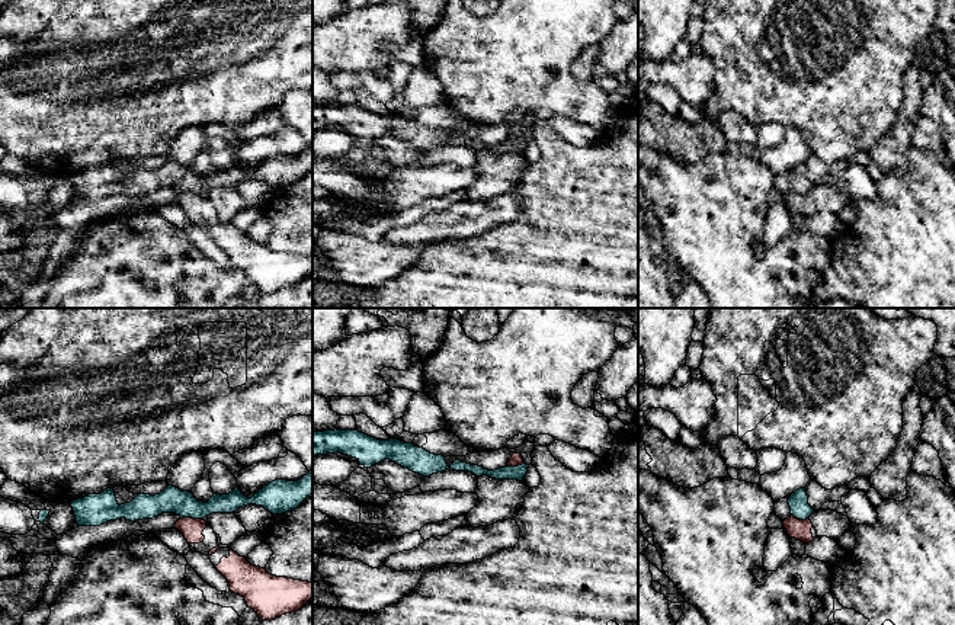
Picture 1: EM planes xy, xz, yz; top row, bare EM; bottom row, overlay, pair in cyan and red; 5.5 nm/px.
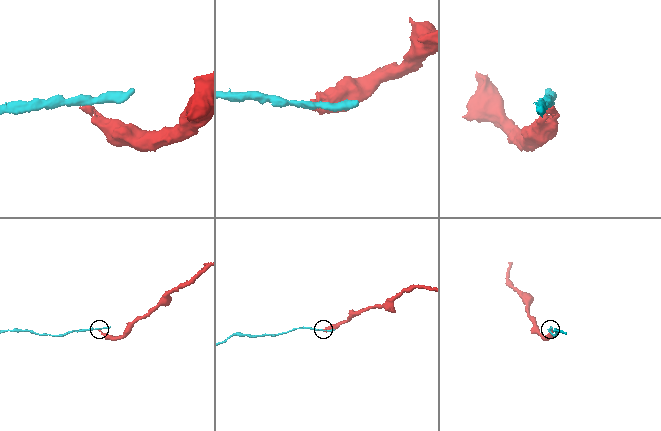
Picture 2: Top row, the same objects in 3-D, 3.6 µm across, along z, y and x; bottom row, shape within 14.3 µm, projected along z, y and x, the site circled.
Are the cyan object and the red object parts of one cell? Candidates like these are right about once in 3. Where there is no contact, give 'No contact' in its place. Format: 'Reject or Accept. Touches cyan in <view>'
Reject. Touches cyan in xy

